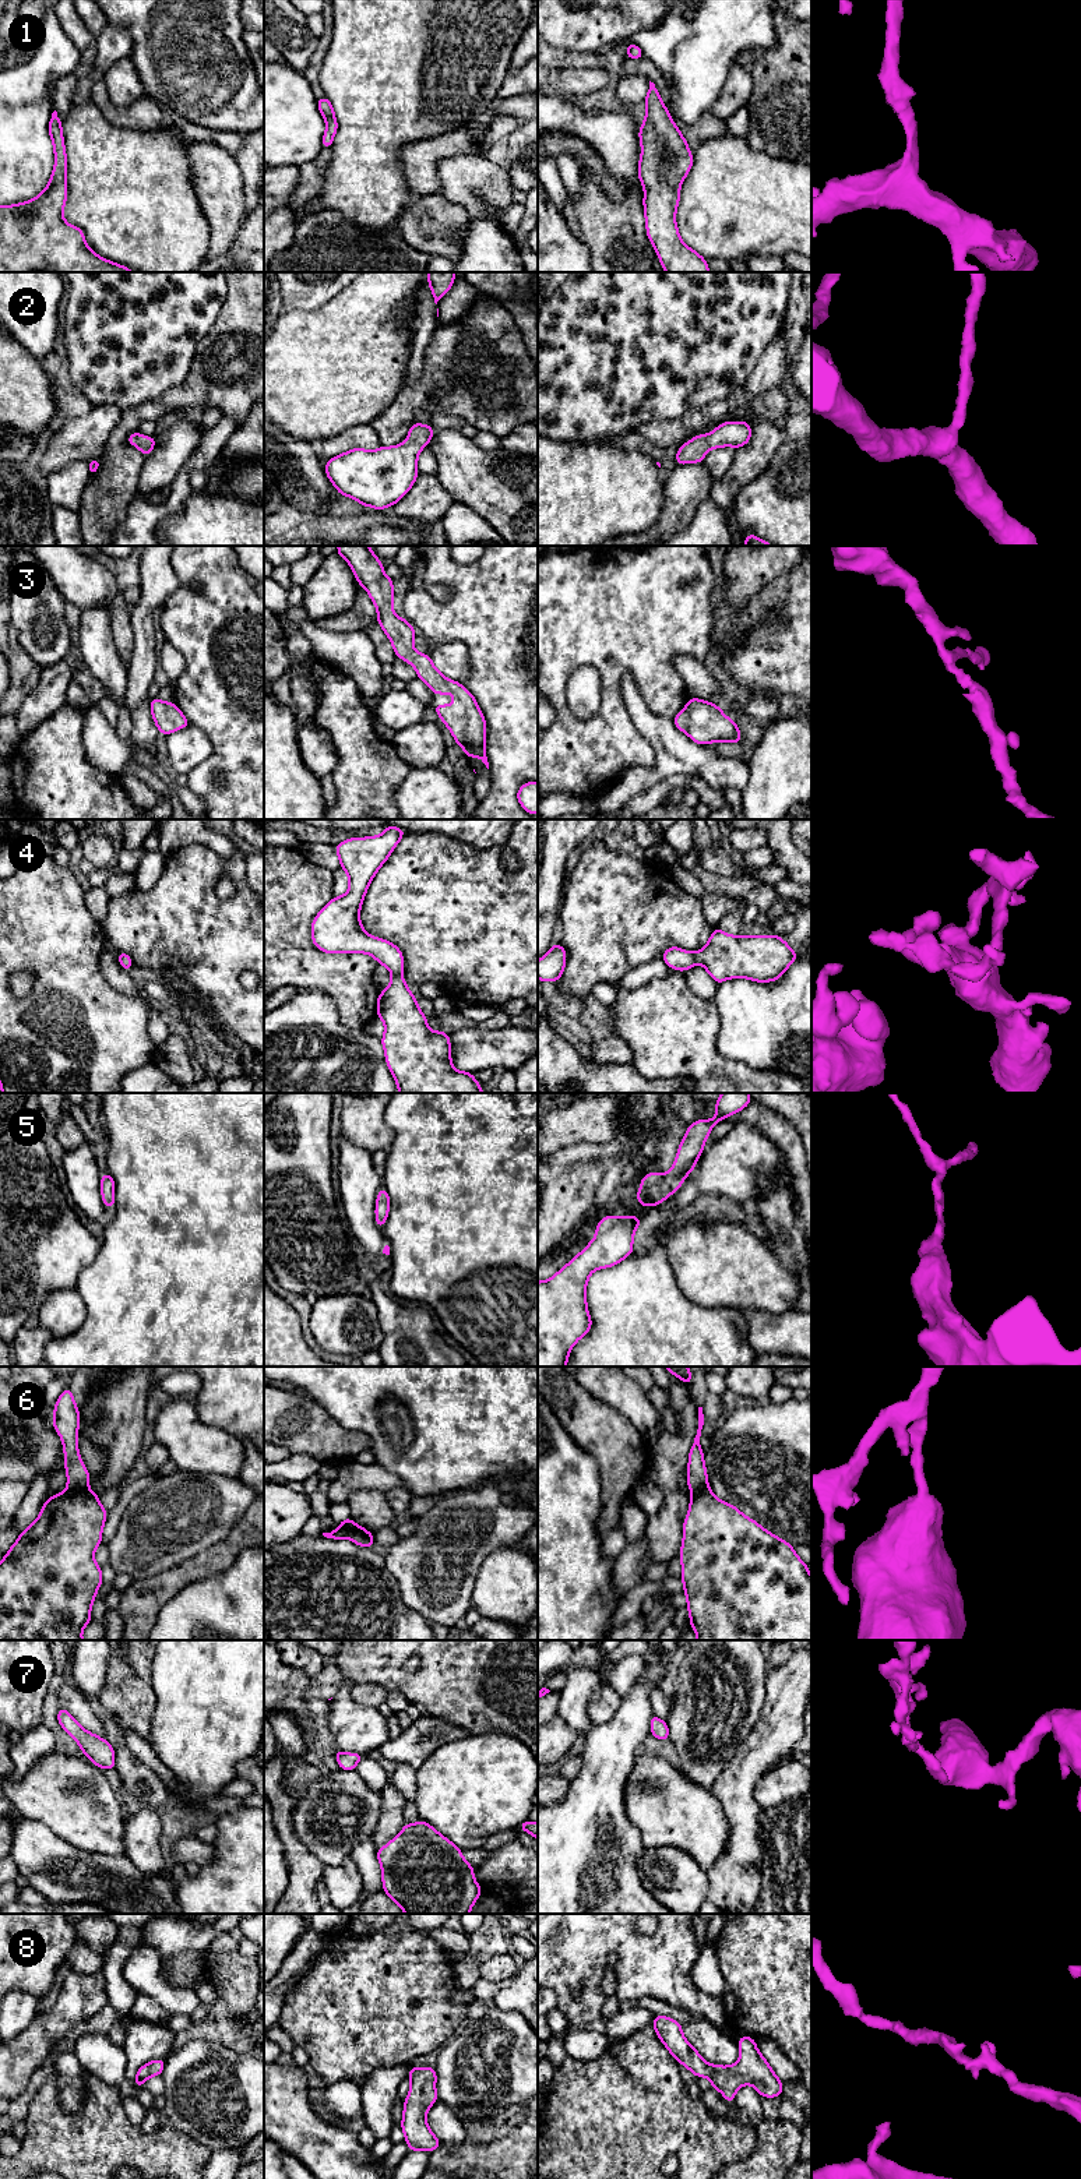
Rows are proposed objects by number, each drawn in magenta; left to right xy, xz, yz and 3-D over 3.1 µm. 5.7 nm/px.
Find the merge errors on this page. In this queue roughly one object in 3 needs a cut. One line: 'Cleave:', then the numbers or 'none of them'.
Cleave: 6

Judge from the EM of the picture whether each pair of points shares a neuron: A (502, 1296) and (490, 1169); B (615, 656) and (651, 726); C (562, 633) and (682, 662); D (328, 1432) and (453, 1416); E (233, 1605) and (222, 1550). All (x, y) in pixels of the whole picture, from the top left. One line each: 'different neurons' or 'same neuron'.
A: same neuron
B: different neurons
C: different neurons
D: different neurons
E: different neurons

